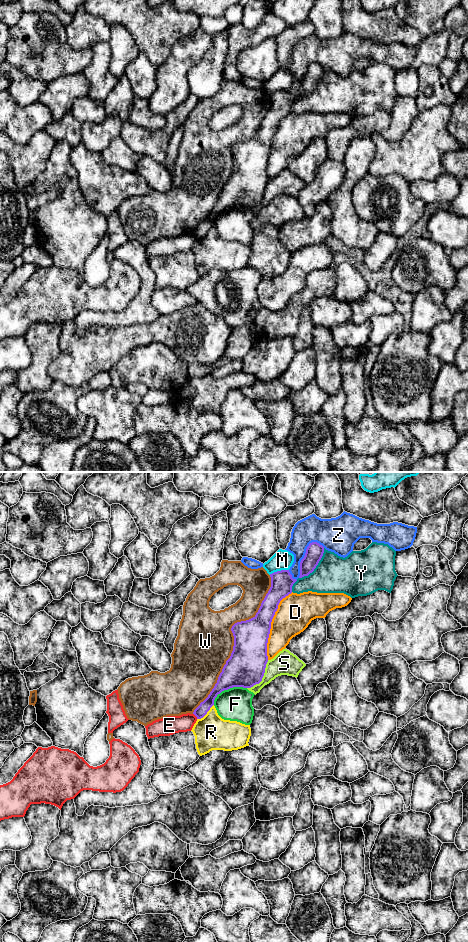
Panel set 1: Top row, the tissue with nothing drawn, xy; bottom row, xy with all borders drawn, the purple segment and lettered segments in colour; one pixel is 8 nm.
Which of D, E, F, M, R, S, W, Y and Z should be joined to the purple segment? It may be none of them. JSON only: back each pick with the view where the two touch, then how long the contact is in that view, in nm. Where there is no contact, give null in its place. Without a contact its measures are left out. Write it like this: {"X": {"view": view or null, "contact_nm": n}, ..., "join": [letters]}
{"join": []}

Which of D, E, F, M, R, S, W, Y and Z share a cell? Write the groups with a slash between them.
D / E / F / M / R / S / W / Y / Z

